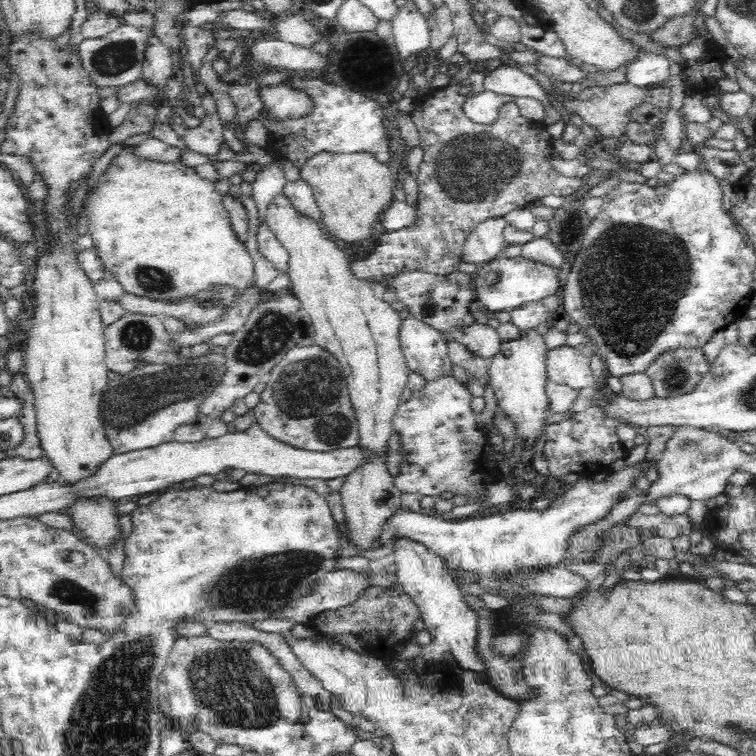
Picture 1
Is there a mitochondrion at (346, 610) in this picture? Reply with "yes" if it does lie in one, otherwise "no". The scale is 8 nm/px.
no

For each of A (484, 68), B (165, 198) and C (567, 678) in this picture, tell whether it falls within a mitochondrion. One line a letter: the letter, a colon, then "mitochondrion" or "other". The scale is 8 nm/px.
A: other
B: other
C: mitochondrion

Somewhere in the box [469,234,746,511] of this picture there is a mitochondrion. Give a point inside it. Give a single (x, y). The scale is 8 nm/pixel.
(675, 373)

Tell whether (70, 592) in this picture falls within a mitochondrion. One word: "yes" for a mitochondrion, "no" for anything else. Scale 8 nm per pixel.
yes

